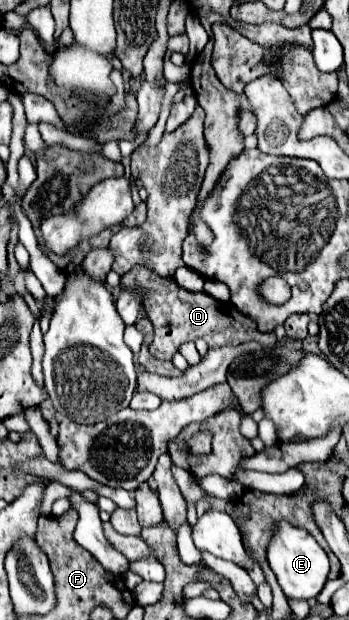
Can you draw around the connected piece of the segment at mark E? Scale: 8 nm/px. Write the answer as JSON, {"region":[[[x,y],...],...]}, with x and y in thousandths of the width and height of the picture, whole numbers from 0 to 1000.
{"region":[[[805,842],[799,858],[777,868],[765,881],[765,903],[777,919],[794,929],[794,939],[822,965],[885,968],[897,971],[926,952],[943,926],[943,900],[931,887],[903,874],[903,868],[880,855],[857,855],[822,842]]]}

